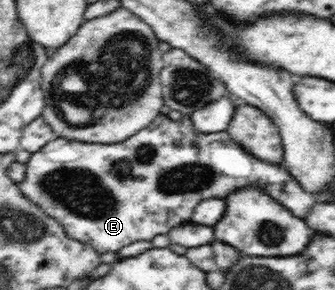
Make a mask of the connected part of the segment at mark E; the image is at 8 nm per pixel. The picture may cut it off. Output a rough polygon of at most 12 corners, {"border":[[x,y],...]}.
{"border":[[160,114],[132,138],[56,137],[26,199],[100,254],[250,184],[317,195],[227,131]]}

